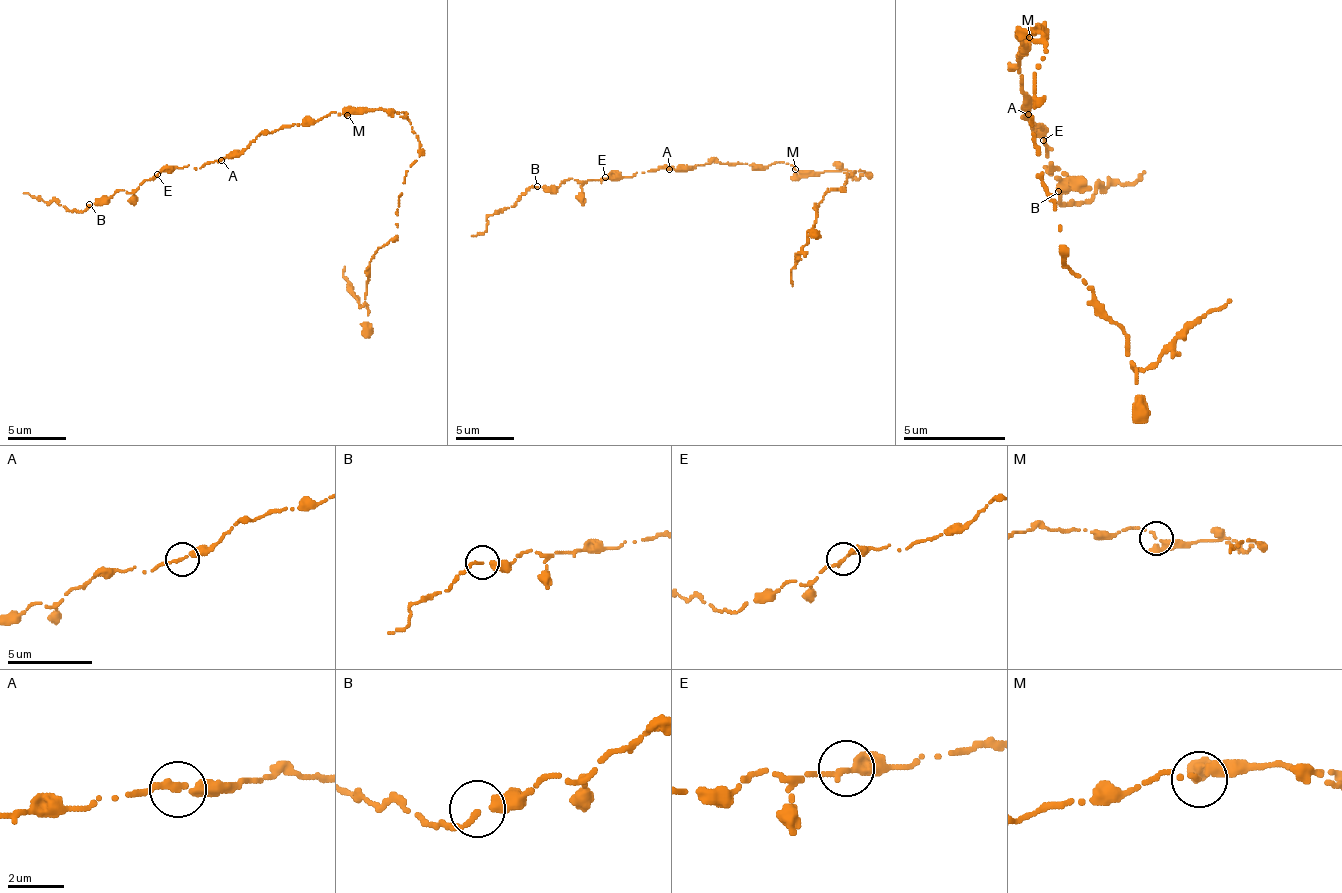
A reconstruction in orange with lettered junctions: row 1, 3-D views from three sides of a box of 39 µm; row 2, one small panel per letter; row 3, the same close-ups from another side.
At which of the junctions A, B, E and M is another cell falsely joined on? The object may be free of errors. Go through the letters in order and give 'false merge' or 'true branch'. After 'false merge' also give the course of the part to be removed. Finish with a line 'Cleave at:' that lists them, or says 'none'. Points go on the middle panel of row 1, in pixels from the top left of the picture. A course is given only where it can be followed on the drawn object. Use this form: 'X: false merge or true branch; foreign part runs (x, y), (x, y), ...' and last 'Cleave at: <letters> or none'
A: true branch
B: true branch
E: true branch
M: true branch
Cleave at: none

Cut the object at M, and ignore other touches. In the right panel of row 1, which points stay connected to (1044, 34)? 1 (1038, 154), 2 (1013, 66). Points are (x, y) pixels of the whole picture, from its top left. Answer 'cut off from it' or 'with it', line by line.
1: with it
2: cut off from it

